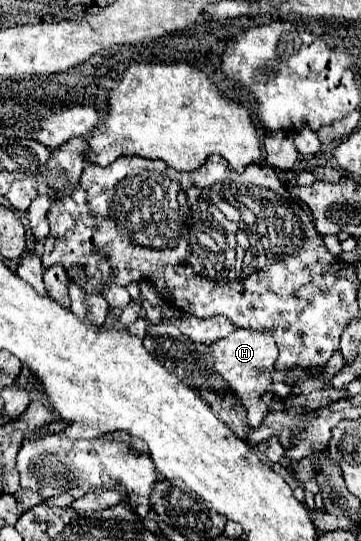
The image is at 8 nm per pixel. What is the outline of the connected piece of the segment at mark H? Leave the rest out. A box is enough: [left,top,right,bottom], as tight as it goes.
[207,329,277,429]

